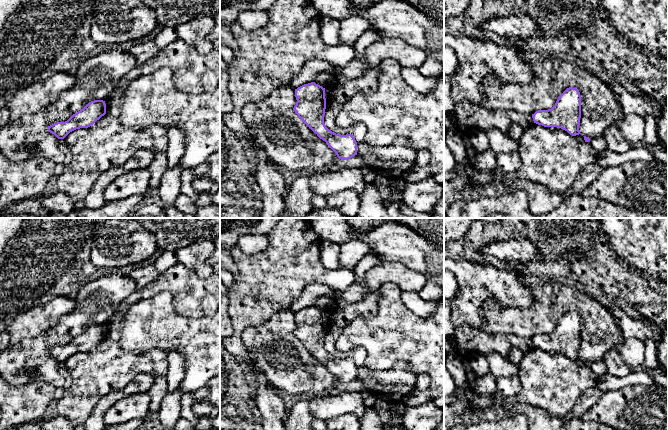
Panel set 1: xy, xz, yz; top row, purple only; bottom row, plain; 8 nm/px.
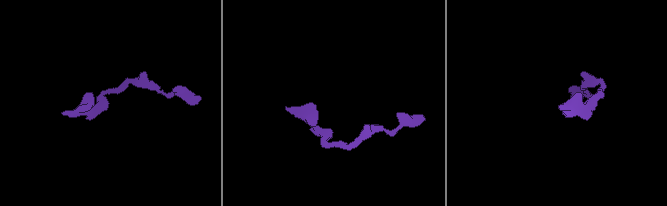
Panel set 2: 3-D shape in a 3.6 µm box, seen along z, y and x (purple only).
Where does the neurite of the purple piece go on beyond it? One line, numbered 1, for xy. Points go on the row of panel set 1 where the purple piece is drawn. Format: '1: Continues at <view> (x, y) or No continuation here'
1: No continuation here

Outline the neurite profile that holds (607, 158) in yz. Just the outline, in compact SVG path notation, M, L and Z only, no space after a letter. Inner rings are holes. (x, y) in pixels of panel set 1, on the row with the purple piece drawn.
M631 146L630 149L624 153L616 153L609 149L606 149L600 154L598 154L597 158L597 162L603 168L639 160L644 162L654 161L654 156L648 146L641 147Z

